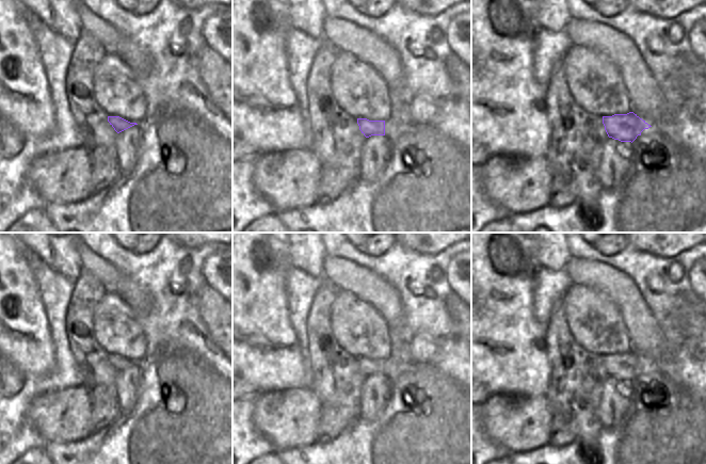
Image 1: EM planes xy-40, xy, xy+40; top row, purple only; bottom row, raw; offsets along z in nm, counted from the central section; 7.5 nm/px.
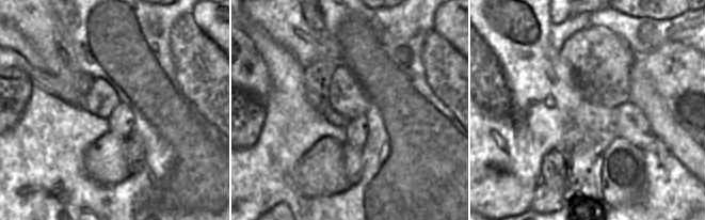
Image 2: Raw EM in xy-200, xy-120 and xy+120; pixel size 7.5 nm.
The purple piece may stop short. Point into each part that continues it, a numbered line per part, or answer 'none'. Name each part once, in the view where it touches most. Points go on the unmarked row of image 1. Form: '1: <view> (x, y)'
none

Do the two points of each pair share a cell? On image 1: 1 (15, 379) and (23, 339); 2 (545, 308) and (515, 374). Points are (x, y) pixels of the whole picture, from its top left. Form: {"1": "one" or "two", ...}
{"1": "two", "2": "two"}

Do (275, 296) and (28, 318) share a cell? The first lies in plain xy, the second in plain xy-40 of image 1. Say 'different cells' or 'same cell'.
same cell

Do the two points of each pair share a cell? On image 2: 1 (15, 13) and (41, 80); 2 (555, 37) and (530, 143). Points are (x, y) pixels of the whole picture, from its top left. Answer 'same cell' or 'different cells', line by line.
1: same cell
2: different cells

